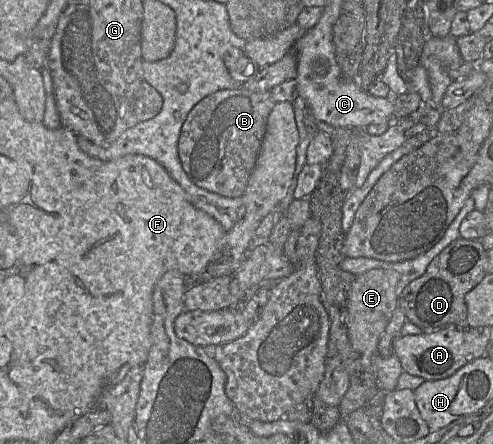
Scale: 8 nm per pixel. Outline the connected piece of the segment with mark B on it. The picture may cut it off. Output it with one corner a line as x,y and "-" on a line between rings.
241,87
219,90
199,101
189,112
178,140
179,158
189,179
210,192
242,197
275,103
270,91
252,92

